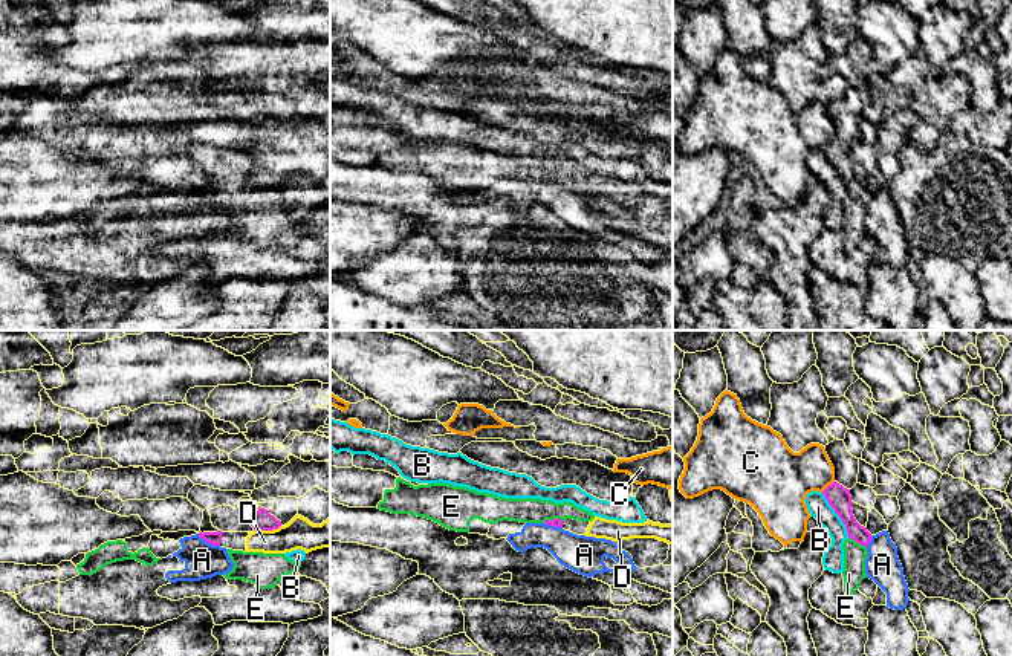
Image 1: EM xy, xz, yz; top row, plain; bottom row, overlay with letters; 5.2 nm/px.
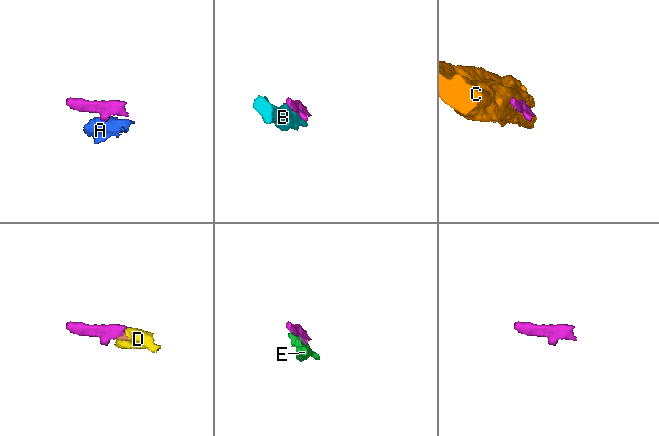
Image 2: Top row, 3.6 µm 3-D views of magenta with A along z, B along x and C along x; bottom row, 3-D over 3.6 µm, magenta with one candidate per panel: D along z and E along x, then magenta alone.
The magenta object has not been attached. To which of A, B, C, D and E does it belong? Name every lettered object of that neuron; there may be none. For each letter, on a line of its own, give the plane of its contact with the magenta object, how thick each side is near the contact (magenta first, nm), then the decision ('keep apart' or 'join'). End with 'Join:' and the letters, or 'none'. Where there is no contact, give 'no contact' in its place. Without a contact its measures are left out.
A: xy | 70/190 nm | keep apart
B: yz | 120/120 nm | keep apart
C: yz | 120/300 nm | keep apart
D: xy | 110/160 nm | keep apart
E: yz | 120/120 nm | keep apart
Join: none

